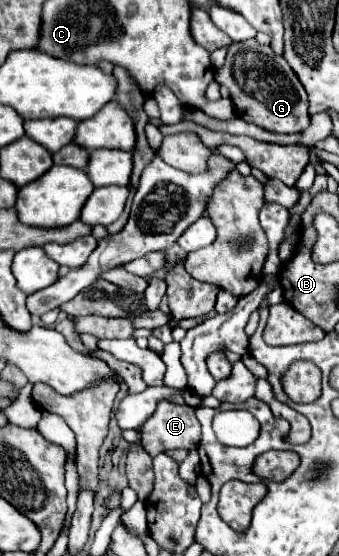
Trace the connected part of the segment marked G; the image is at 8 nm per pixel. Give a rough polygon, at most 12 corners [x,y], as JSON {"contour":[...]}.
{"contour":[[255,38],[229,46],[215,80],[237,116],[275,134],[309,126],[307,94]]}

